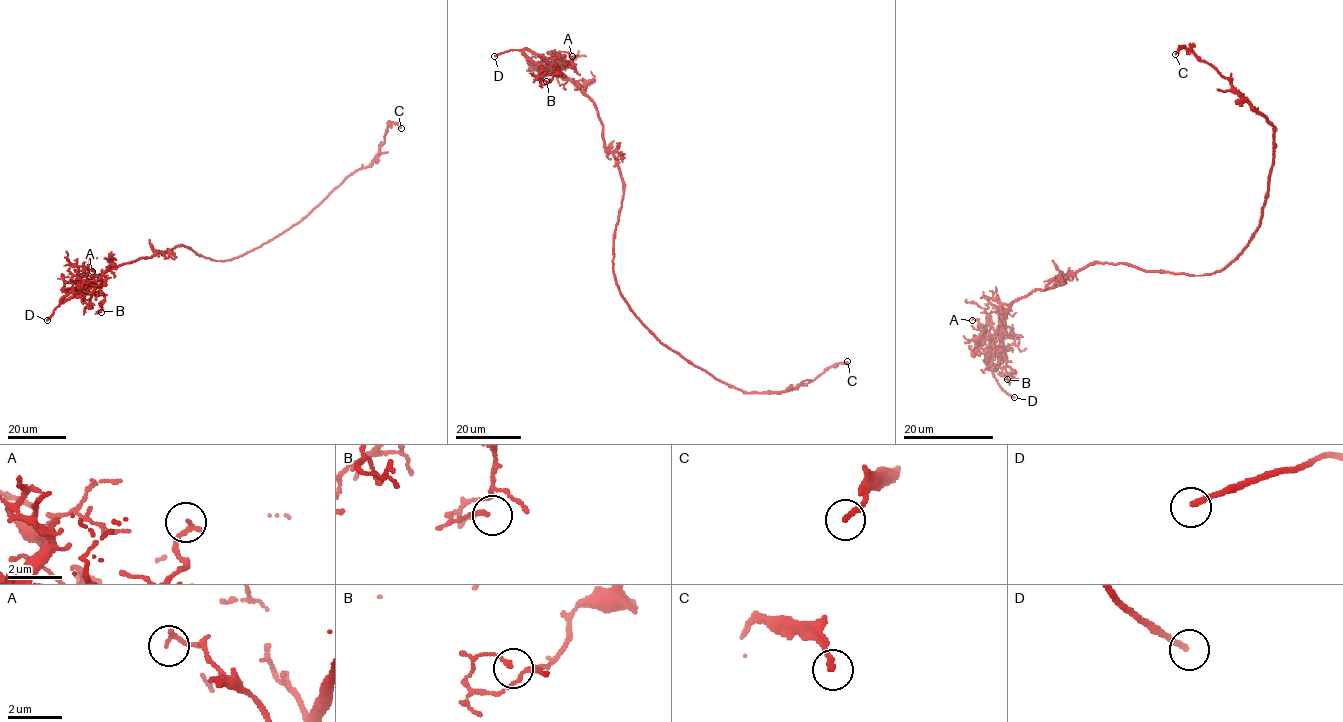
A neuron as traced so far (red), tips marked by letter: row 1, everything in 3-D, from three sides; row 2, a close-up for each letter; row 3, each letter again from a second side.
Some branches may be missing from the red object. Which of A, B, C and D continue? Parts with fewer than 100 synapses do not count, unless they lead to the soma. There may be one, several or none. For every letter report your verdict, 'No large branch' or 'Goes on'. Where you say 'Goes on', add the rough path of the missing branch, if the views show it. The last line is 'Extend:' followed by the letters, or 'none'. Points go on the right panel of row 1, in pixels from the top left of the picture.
A: No large branch
B: No large branch
C: No large branch
D: Goes on. Course of what is missing: (1014, 397), (1032, 410), (982, 402), (936, 363)
Extend: D

